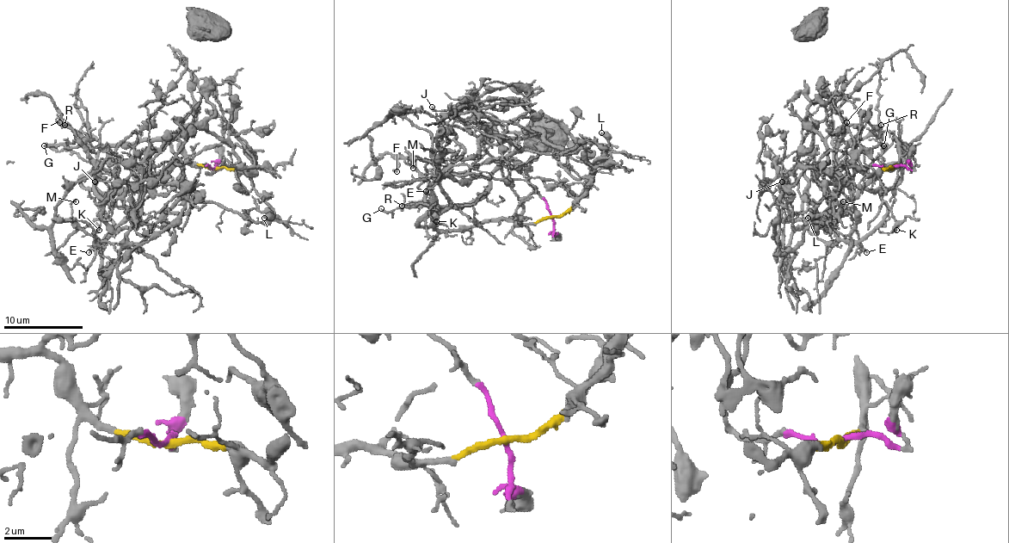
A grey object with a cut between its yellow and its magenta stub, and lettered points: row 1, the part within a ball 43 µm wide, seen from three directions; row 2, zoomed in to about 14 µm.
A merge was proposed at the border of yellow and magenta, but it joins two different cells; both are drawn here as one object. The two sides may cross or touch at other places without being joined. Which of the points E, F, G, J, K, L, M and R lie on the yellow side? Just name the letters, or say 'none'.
E, G, J, K, L, M

